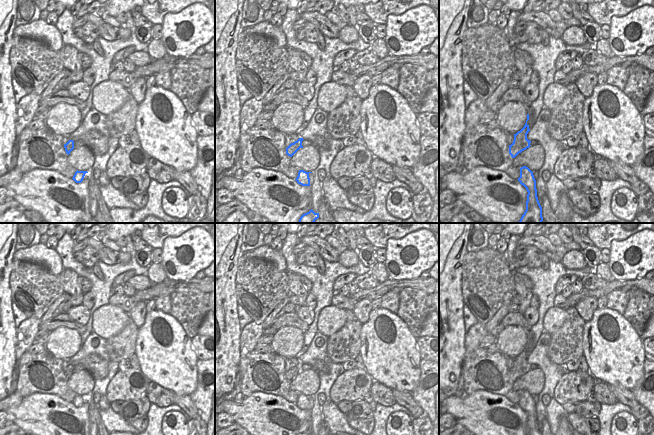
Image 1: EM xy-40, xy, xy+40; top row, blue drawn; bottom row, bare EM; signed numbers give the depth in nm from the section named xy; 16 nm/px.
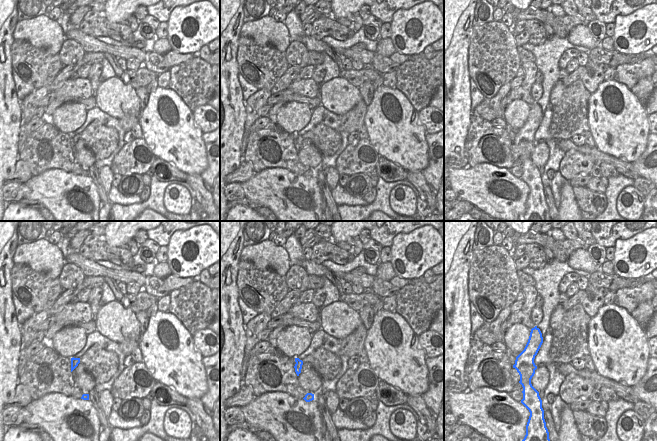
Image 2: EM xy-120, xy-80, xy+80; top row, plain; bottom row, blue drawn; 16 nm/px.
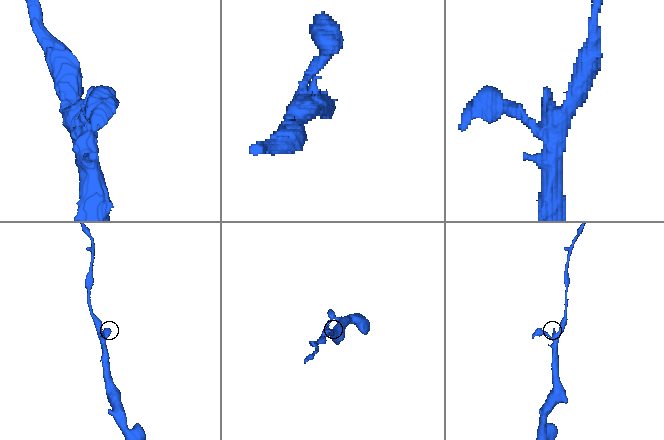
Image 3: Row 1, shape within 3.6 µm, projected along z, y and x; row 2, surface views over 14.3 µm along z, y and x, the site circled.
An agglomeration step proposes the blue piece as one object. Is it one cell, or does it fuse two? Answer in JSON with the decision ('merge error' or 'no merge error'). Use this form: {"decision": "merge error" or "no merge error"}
{"decision": "merge error"}

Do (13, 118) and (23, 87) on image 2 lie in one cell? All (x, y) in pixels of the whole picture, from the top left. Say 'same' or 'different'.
different

